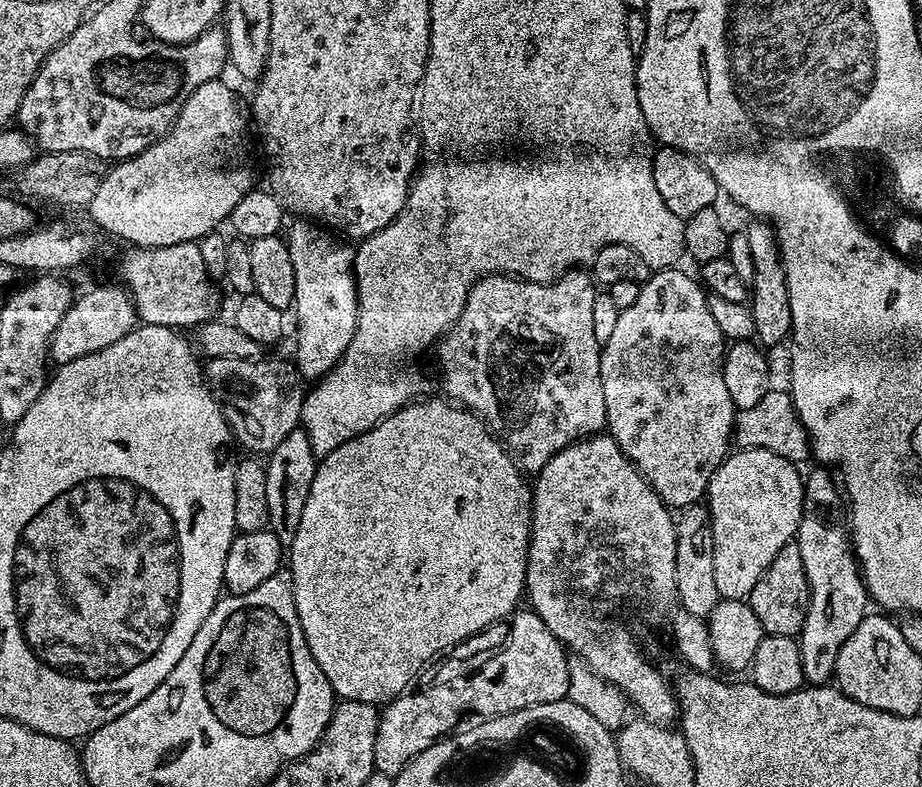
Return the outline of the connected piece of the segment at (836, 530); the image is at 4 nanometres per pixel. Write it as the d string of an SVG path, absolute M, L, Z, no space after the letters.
M820 470L824 472L812 472L807 473L806 479L804 480L804 513L800 519L800 525L796 531L794 537L794 543L798 554L802 554L802 566L806 570L806 582L808 583L808 609L806 610L806 618L804 619L804 625L800 631L798 637L798 643L800 646L800 653L802 654L802 674L804 675L805 681L812 686L824 686L833 679L834 673L836 671L836 659L838 658L838 650L842 650L842 642L846 642L846 638L850 638L850 634L858 628L858 622L862 622L862 618L866 615L869 615L870 608L870 597L868 594L868 588L864 584L864 577L860 574L860 568L858 561L856 559L856 554L852 546L850 539L850 528L846 523L846 512L840 509L840 500L842 504L842 492L838 487L837 481L834 479L833 473L828 470Z

